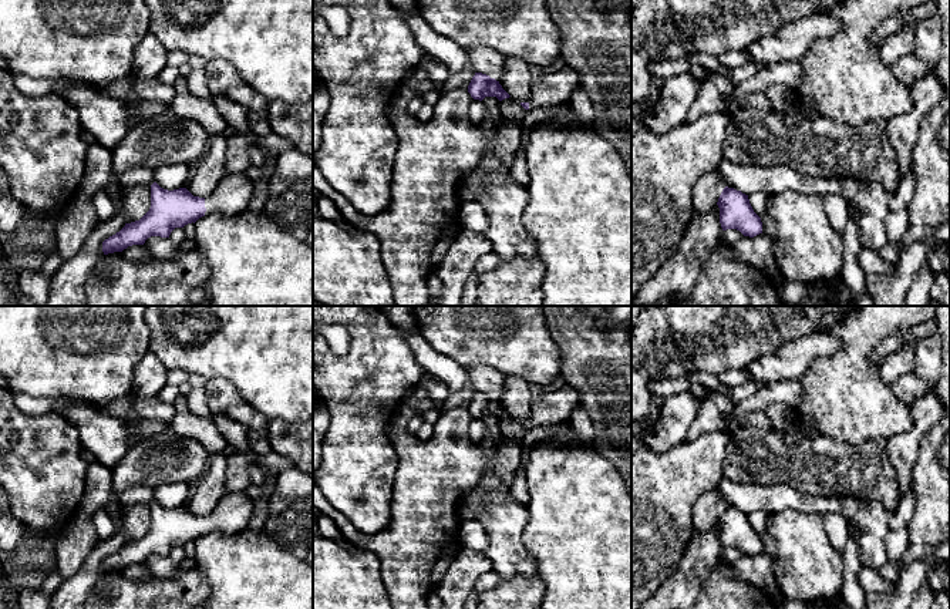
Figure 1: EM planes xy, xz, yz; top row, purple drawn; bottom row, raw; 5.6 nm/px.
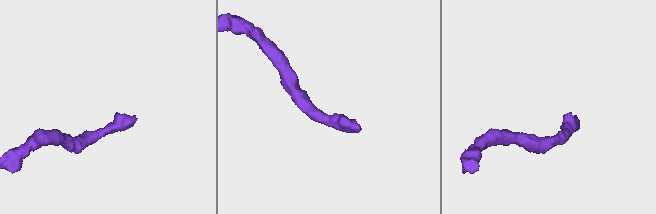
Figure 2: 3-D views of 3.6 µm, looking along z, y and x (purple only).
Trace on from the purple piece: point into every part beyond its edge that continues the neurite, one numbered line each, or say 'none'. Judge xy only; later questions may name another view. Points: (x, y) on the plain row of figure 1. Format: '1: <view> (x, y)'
1: xy (232, 514)

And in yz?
none

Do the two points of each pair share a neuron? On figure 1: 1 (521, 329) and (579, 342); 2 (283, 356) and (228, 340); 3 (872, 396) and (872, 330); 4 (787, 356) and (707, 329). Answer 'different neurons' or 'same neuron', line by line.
1: different neurons
2: same neuron
3: same neuron
4: different neurons

